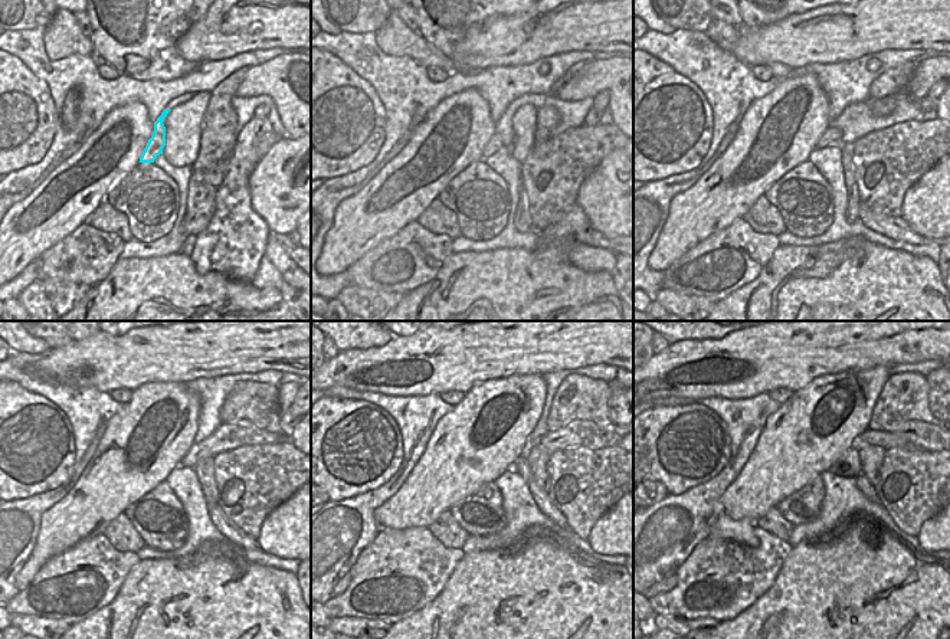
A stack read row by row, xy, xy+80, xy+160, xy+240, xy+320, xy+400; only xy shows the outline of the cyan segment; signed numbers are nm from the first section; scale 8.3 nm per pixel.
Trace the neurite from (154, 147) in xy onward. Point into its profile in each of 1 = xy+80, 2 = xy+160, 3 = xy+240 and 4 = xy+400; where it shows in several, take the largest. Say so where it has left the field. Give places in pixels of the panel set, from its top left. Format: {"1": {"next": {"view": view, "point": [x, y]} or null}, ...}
{"1": {"next": {"view": "xy+80", "point": [495, 144]}}, "2": {"next": {"view": "xy+160", "point": [832, 136]}}, "3": {"next": {"view": "xy+240", "point": [229, 436]}}, "4": {"next": {"view": "xy+400", "point": [924, 435]}}}

